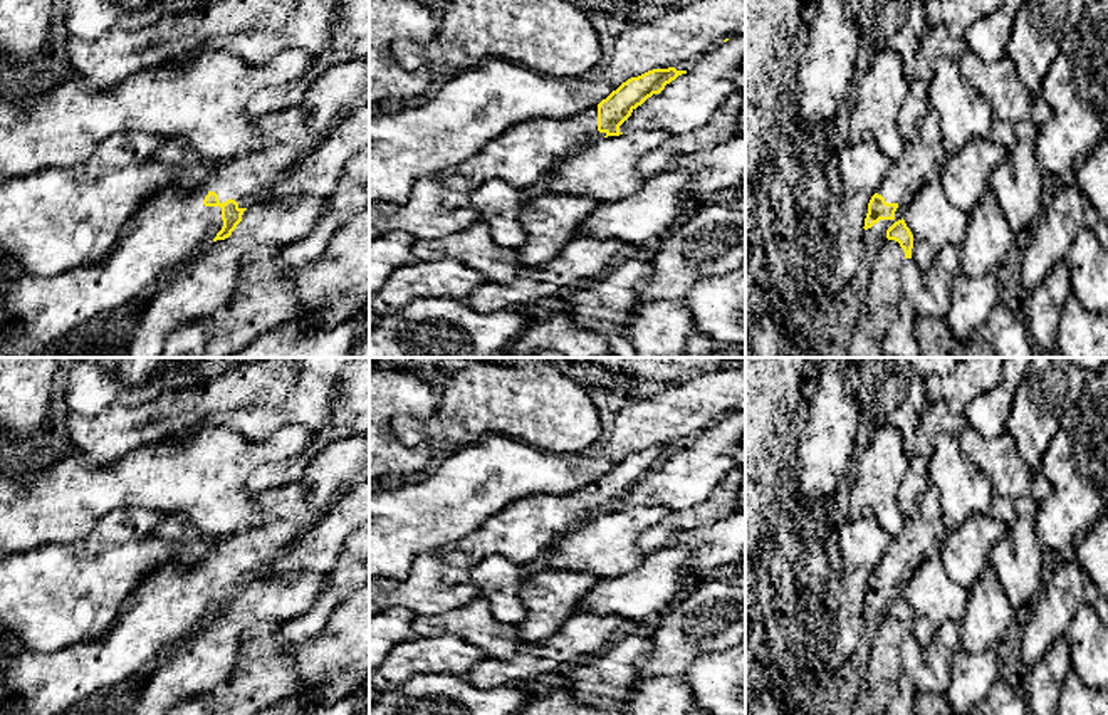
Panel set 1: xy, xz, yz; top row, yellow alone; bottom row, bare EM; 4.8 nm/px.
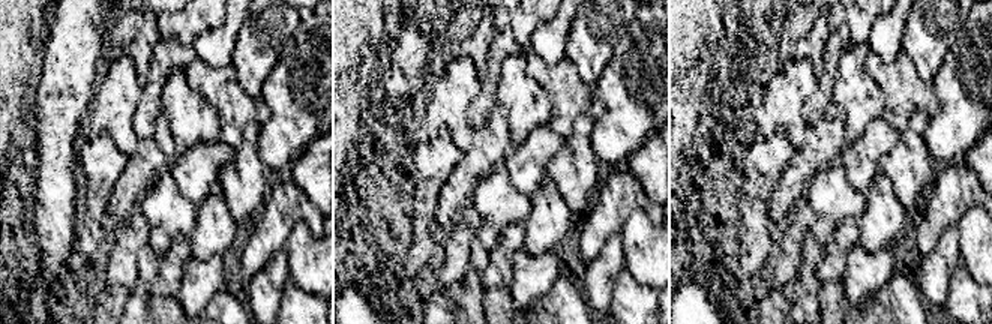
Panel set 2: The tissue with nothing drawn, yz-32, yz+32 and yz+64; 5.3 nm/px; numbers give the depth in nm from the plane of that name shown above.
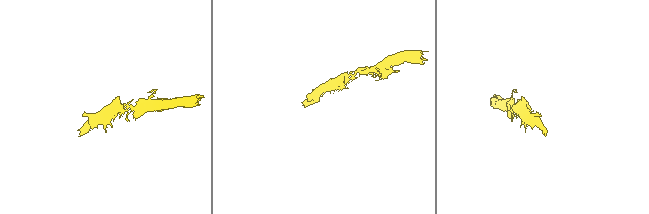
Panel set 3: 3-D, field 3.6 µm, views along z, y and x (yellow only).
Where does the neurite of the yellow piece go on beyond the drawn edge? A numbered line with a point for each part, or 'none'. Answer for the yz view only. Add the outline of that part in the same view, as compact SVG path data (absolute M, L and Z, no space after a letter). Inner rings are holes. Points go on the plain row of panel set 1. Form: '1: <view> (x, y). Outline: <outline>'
1: yz (885, 650). Outline: M885 614L871 628L870 656L865 680L871 686L878 681L896 685L902 673L902 641L905 628L898 618Z

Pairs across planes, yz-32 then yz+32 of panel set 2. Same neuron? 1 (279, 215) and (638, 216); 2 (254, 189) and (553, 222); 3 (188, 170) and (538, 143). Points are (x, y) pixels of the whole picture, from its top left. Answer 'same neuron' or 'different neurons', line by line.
1: different neurons
2: different neurons
3: same neuron

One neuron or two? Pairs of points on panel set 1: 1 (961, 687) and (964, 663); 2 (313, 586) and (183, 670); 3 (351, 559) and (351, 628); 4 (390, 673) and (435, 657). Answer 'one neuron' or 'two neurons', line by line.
1: one neuron
2: one neuron
3: two neurons
4: one neuron

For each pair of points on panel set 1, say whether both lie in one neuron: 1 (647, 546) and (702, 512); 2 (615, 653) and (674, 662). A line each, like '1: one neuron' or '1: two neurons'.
1: one neuron
2: two neurons

